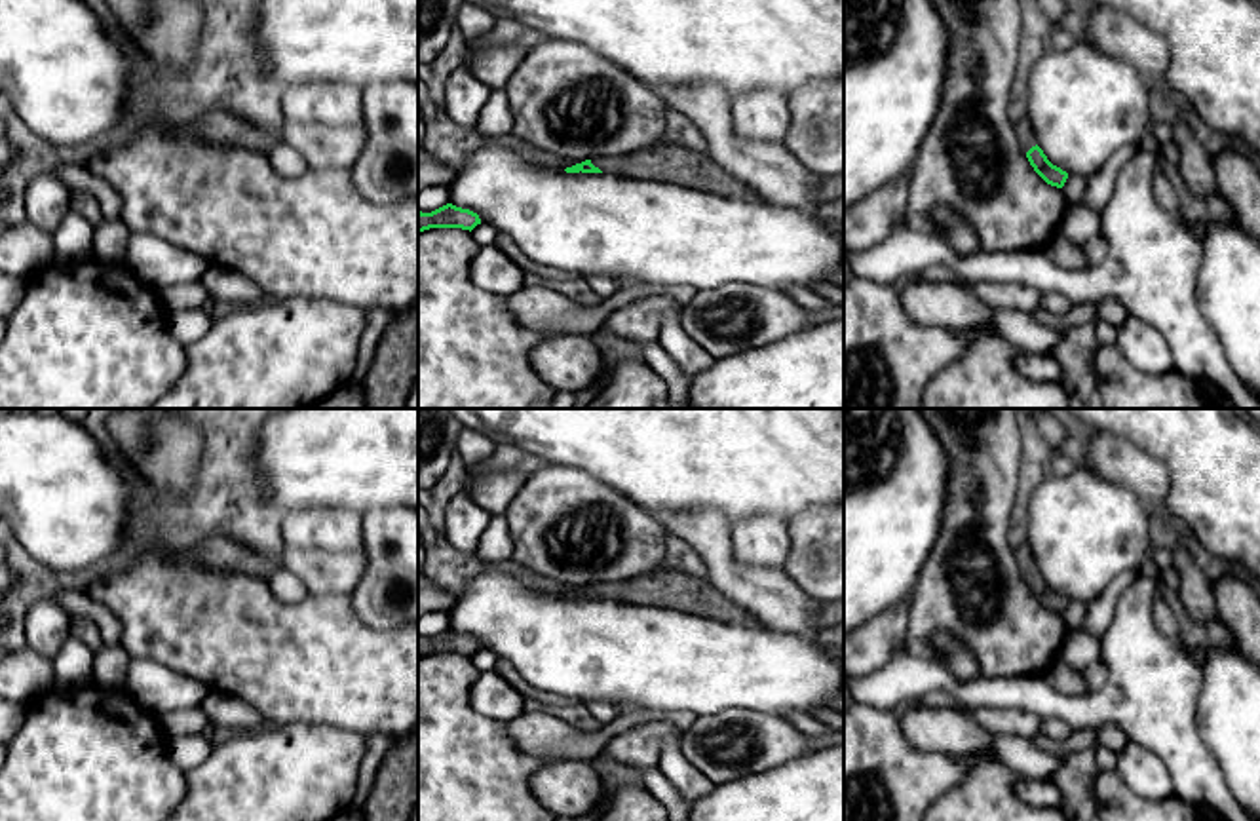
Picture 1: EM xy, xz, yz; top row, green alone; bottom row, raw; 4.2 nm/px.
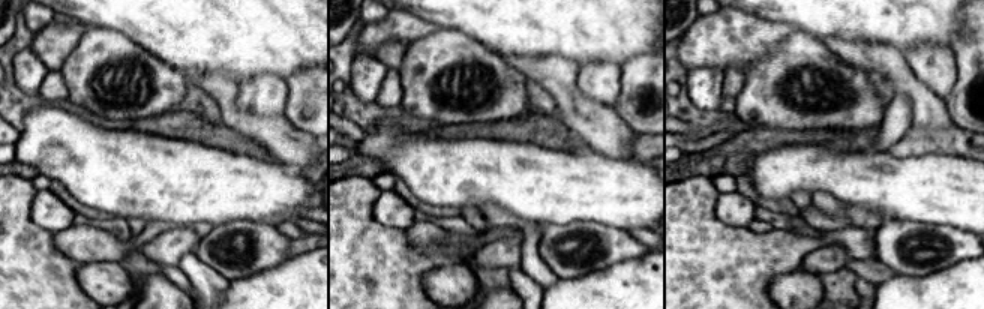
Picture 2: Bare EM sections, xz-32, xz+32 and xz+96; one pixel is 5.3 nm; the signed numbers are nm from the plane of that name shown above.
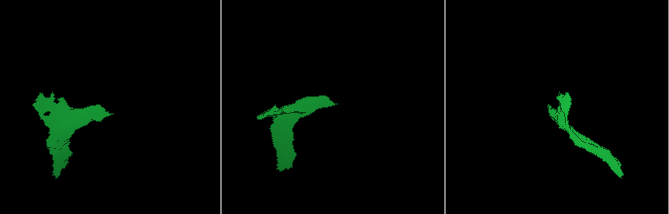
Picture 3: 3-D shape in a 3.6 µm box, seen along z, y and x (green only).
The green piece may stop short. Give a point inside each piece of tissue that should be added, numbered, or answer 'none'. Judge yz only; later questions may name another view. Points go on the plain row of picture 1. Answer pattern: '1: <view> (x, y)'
1: yz (1025, 559)

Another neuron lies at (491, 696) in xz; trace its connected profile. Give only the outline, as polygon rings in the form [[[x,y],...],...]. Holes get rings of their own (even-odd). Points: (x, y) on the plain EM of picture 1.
[[[479,671],[469,703],[479,715],[509,722],[525,713],[525,697],[496,671]]]

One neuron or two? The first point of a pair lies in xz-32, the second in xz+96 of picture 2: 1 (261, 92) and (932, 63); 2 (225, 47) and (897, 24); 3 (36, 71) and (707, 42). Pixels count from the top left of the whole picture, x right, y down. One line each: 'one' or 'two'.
1: one
2: one
3: two

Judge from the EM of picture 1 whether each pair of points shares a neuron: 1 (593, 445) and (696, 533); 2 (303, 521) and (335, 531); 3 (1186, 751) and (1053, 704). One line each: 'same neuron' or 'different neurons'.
1: different neurons
2: same neuron
3: same neuron

